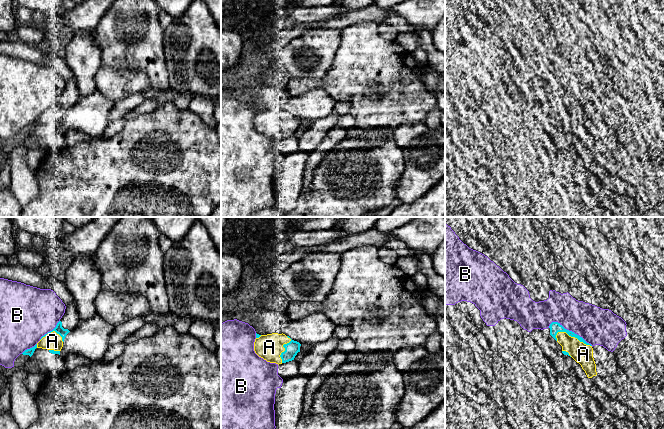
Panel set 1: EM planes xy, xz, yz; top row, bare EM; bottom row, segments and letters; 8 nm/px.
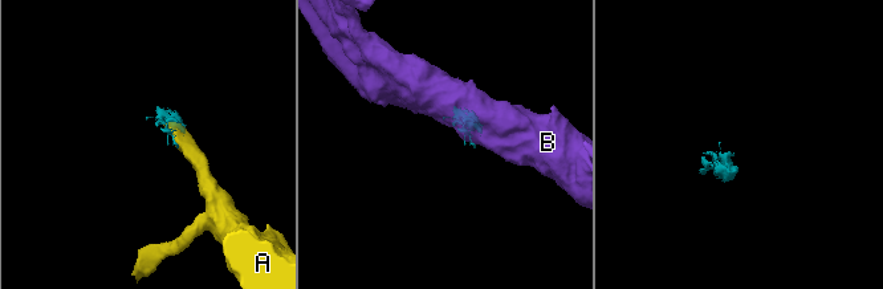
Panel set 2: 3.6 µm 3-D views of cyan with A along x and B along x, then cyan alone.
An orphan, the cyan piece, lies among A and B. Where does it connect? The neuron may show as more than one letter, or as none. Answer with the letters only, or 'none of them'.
A

